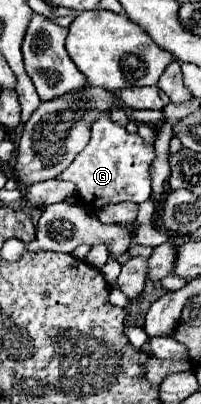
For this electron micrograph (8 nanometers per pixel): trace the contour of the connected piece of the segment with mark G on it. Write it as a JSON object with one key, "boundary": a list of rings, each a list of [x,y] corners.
{"boundary":[[[99,114],[99,118],[91,124],[91,142],[57,178],[73,182],[77,186],[75,192],[79,200],[91,210],[99,210],[107,204],[119,204],[125,200],[141,204],[151,196],[149,166],[153,158],[153,148],[147,146],[139,134],[127,132],[127,128],[113,122],[109,114]]]}

